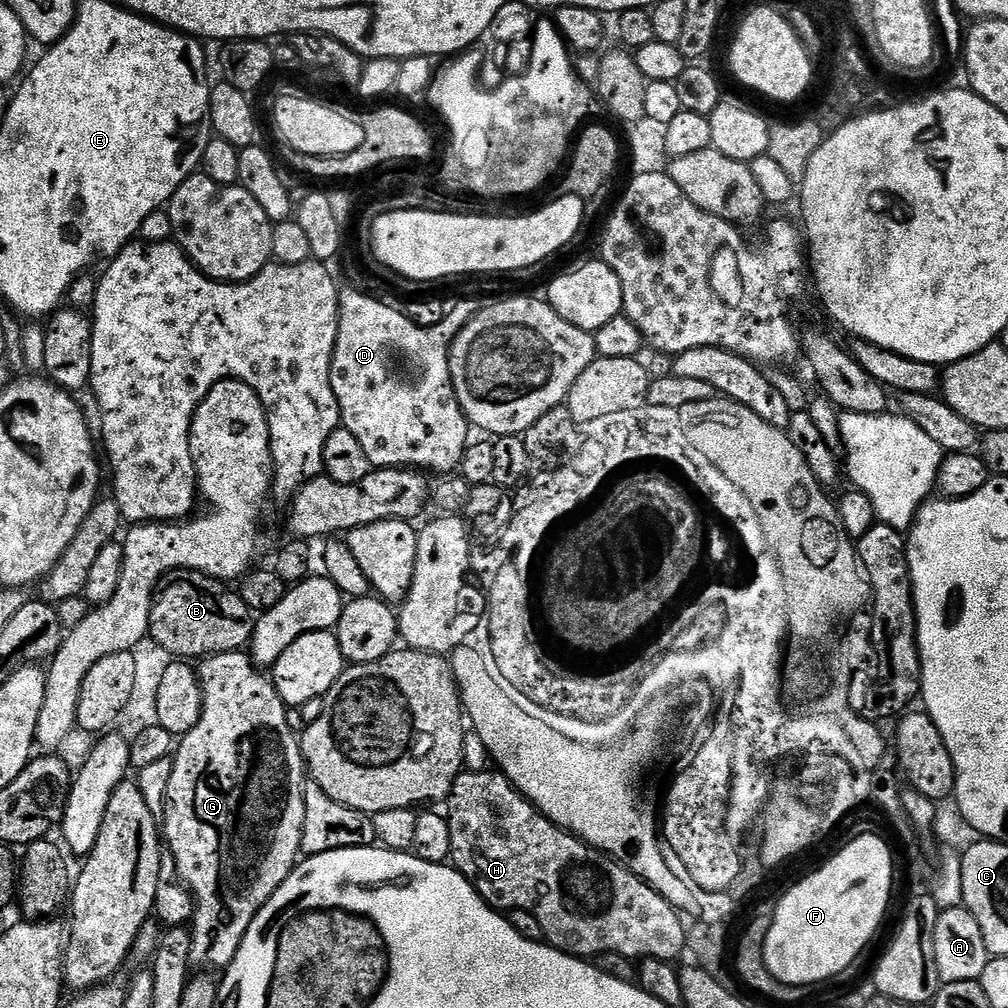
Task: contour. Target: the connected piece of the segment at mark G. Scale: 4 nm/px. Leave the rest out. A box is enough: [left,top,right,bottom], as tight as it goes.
[162,651,306,970]

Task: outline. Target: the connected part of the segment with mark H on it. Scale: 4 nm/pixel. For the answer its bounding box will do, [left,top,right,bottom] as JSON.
[446,770,686,962]

